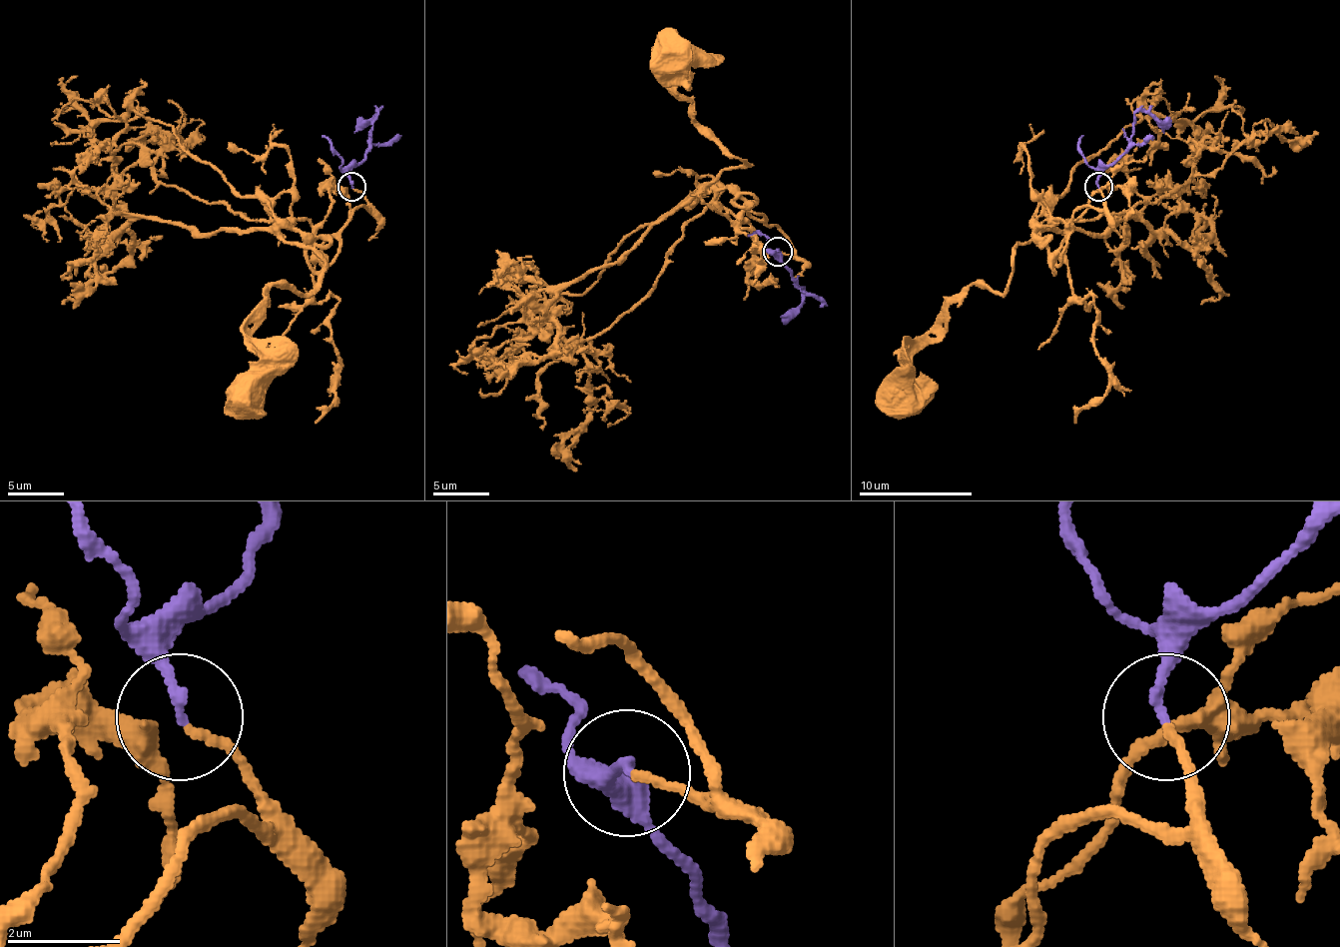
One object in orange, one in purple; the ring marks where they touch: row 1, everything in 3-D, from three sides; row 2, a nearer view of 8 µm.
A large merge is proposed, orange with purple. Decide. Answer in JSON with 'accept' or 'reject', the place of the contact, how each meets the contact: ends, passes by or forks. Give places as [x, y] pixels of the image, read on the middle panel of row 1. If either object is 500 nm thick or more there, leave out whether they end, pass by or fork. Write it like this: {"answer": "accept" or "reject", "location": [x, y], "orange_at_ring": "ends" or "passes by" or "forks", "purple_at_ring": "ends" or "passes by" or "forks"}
{"answer": "accept", "location": [778, 252], "orange_at_ring": "ends", "purple_at_ring": "ends"}

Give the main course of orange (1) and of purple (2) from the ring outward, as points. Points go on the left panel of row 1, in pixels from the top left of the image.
1: (353, 187), (367, 210), (317, 252), (306, 221), (281, 230), (326, 272), (244, 326), (247, 400)
2: (350, 187), (350, 170), (367, 150), (376, 111), (353, 133)

